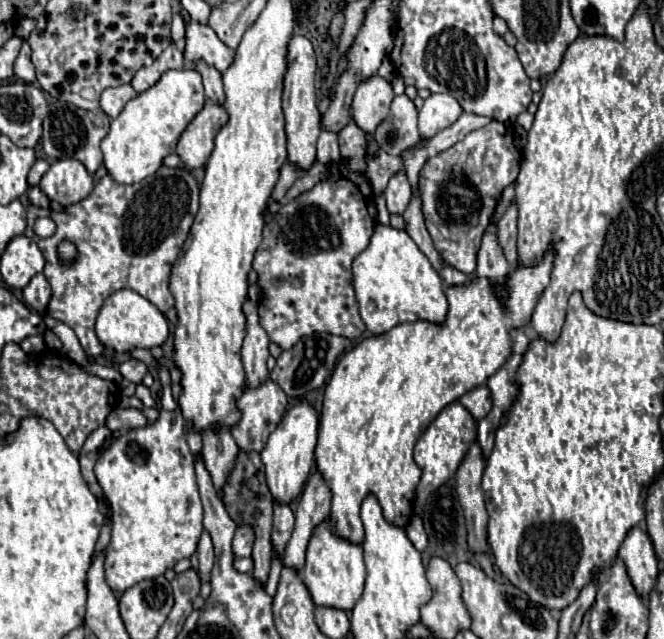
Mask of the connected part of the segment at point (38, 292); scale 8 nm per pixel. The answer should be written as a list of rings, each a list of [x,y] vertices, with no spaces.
[[[35,274],[31,282],[23,288],[23,300],[41,314],[47,310],[47,304],[51,300],[51,286],[43,274]]]

